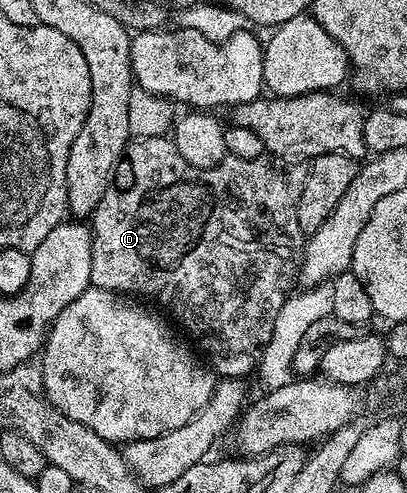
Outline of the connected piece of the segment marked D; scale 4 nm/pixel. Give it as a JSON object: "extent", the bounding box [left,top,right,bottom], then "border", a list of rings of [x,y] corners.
{"extent":[90,137,306,379],"border":[[[171,137],[137,138],[129,141],[120,163],[116,166],[116,175],[112,177],[110,188],[106,188],[106,196],[98,200],[98,208],[92,214],[92,256],[90,258],[90,276],[92,286],[98,290],[111,290],[121,296],[136,296],[153,298],[160,302],[161,311],[169,310],[182,325],[188,329],[188,334],[196,338],[196,342],[212,357],[210,366],[220,378],[247,379],[247,374],[257,369],[266,352],[266,344],[270,344],[270,336],[274,332],[274,320],[282,308],[285,298],[289,297],[294,283],[298,278],[302,247],[306,241],[300,233],[296,219],[296,205],[300,196],[288,196],[286,192],[264,192],[264,176],[262,168],[250,166],[250,159],[238,159],[226,156],[214,168],[194,168],[182,160],[178,148]]]}

